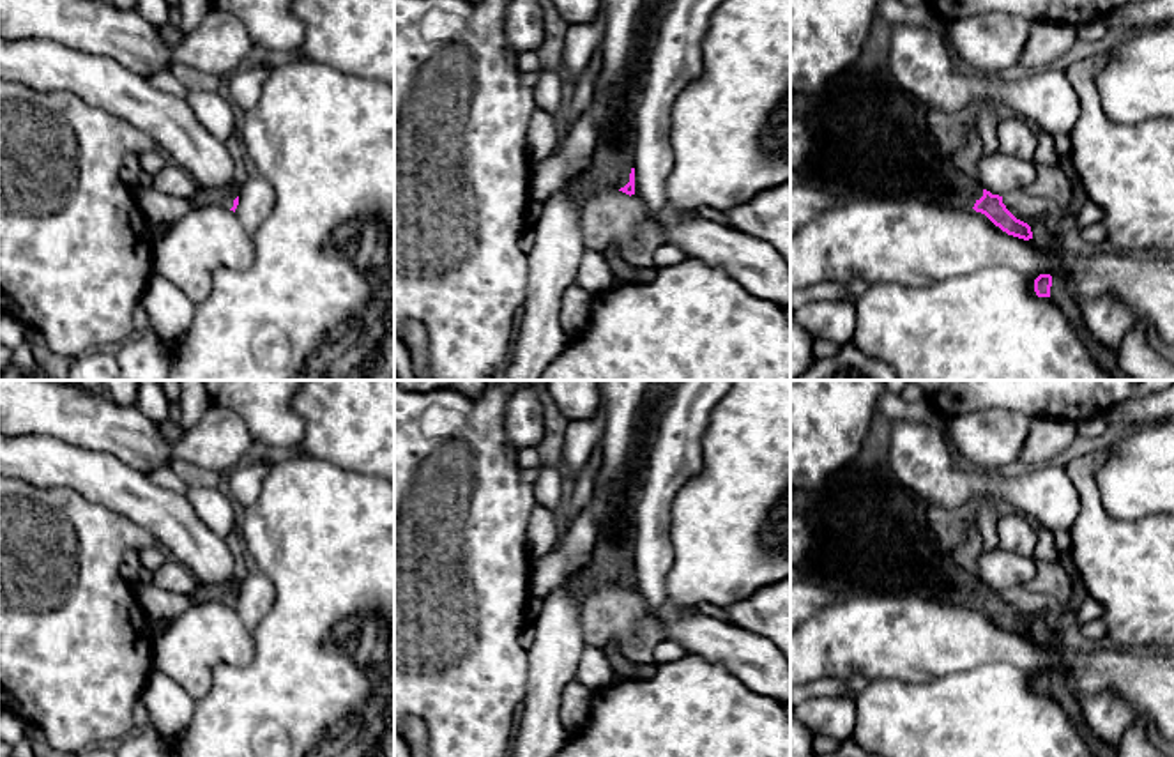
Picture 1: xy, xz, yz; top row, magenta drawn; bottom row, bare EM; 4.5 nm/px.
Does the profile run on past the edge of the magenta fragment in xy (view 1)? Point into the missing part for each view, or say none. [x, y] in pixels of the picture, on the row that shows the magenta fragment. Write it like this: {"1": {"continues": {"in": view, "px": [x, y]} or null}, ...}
{"1": {"continues": {"in": "xy", "px": [223, 197]}}}

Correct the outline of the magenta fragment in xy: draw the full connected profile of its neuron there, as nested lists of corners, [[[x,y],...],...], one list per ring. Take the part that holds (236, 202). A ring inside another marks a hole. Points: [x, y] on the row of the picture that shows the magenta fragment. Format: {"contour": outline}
{"contour": [[[233,180],[223,187],[200,187],[193,202],[202,205],[219,205],[235,212],[239,205],[239,184]]]}

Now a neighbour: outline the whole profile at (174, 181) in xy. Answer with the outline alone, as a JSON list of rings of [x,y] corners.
[[[172,161],[152,177],[152,187],[175,198],[193,198],[200,189],[194,179],[182,166]]]

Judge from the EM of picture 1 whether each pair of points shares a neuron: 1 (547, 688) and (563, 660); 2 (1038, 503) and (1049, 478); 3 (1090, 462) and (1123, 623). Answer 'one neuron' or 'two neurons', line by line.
1: one neuron
2: one neuron
3: one neuron

